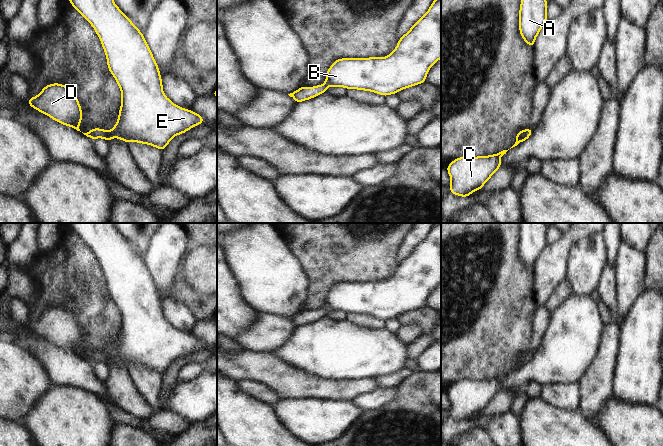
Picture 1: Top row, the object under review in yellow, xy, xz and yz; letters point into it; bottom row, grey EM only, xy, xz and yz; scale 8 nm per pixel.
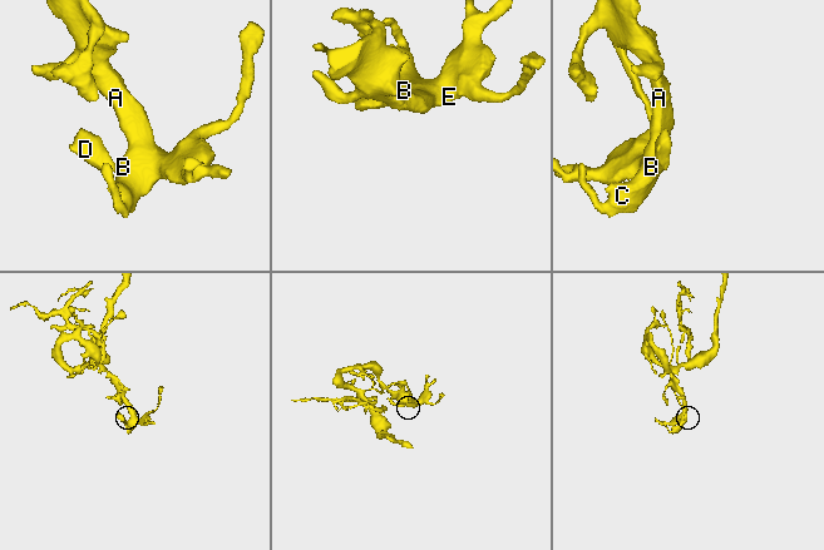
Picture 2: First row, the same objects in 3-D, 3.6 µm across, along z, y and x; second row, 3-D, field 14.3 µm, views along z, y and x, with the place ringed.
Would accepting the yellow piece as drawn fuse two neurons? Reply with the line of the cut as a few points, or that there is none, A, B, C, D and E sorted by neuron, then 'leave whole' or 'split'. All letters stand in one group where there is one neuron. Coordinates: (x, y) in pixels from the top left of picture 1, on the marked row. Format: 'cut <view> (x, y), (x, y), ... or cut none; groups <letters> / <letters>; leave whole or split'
cut none; groups A B C D E; leave whole

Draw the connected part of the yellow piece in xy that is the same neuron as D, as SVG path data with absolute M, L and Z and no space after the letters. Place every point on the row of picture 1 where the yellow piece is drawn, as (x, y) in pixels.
M61 83L48 84L27 103L56 122L80 131L82 108L71 88Z

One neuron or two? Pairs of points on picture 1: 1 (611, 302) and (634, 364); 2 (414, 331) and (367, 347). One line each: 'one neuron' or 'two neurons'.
1: two neurons
2: two neurons

